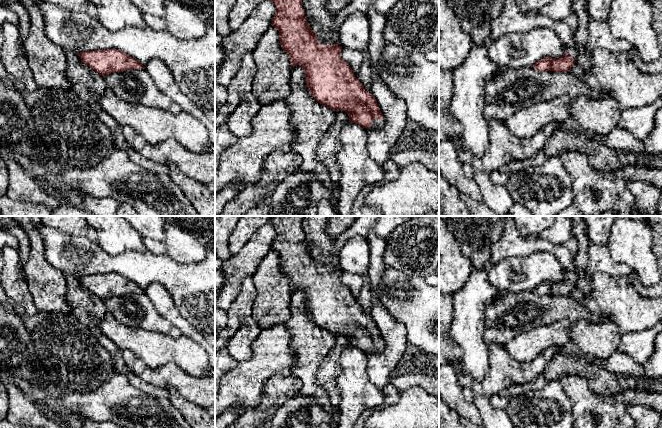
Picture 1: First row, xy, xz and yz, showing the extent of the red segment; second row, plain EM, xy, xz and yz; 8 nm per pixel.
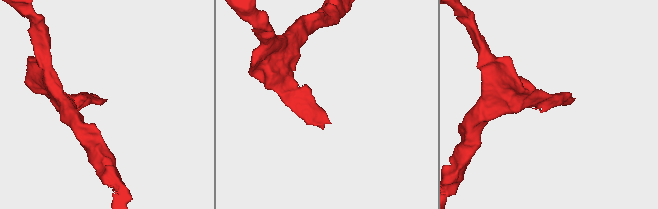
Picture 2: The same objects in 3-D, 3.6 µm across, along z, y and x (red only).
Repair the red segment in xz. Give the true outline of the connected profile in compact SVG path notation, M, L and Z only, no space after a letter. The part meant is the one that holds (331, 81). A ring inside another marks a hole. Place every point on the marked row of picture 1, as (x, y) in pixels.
M271 0L276 13L271 26L279 31L280 45L289 55L291 67L300 65L305 71L305 82L314 99L334 111L345 111L352 123L363 128L379 129L384 125L384 116L372 93L366 91L355 77L350 65L341 58L342 46L328 40L319 40L305 18L302 0Z

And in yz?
M565 46L564 54L560 58L543 58L539 62L535 63L532 67L540 72L542 71L554 71L565 72L569 71L575 64L577 57L577 49L575 46Z

